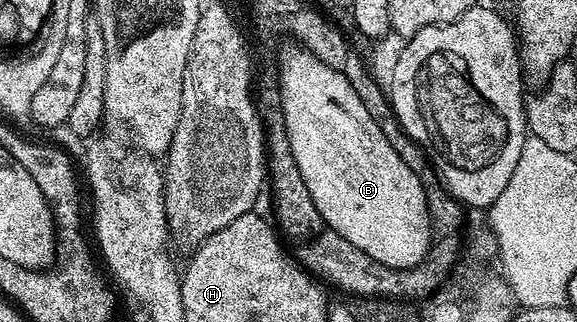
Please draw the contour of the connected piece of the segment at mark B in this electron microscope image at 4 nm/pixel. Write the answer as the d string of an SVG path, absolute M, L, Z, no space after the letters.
M281 44L280 51L278 49L280 109L294 162L323 224L331 232L342 235L342 239L350 239L358 251L366 251L370 259L378 259L386 267L419 266L429 256L433 242L430 193L420 182L421 174L406 167L399 153L390 147L389 140L366 111L358 92L336 65L322 62L304 45L289 44Z

